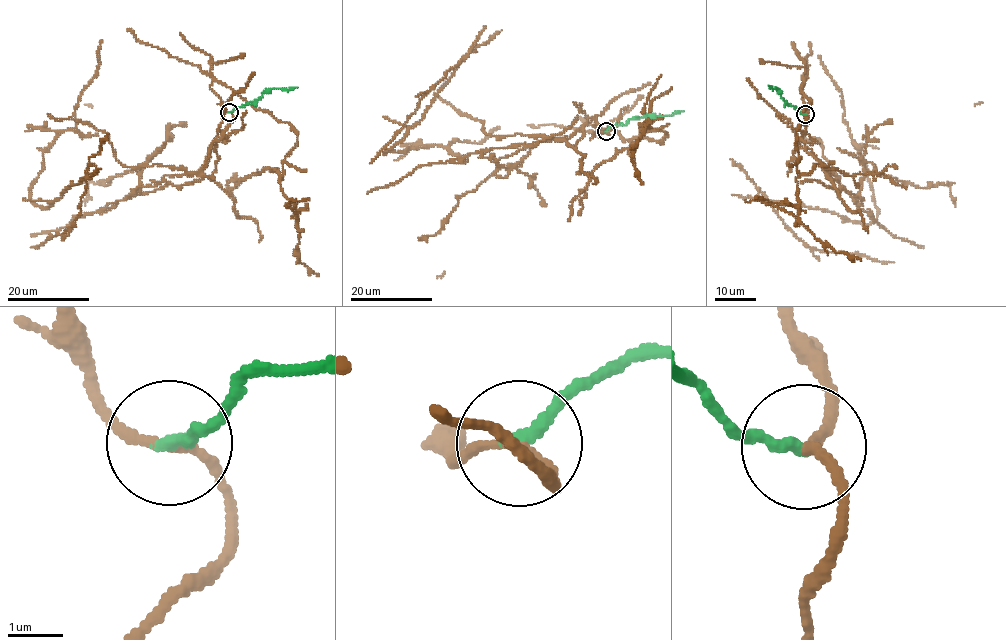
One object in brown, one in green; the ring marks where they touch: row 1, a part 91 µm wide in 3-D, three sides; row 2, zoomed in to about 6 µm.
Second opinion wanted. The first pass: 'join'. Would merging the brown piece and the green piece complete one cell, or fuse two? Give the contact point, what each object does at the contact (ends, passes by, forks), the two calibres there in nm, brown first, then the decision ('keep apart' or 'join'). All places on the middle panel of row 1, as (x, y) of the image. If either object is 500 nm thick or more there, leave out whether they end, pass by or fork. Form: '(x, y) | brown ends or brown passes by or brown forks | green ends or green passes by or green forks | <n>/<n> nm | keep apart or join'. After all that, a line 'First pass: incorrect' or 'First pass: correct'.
(606, 131) | brown passes by | green ends | 150/220 nm | keep apart
First pass: incorrect

